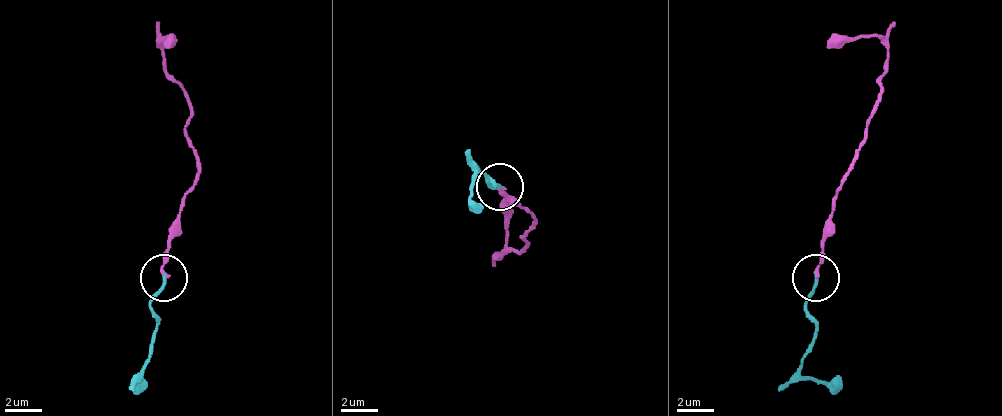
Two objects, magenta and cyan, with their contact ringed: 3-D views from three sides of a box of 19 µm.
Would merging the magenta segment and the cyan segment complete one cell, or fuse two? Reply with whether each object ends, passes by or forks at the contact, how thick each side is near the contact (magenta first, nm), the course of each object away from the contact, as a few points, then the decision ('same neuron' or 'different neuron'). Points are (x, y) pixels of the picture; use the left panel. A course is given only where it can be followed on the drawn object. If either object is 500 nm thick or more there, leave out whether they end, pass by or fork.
magenta ends there; cyan ends there; 170 nm thick on the magenta side, 170 nm on the other; magenta runs (162, 274), (171, 223), (195, 171), (185, 134), (190, 102), (167, 69), (162, 51), (171, 37), (167, 46); cyan runs (162, 278), (153, 302), (153, 344), (144, 371), (134, 381), (144, 390); different neuron

